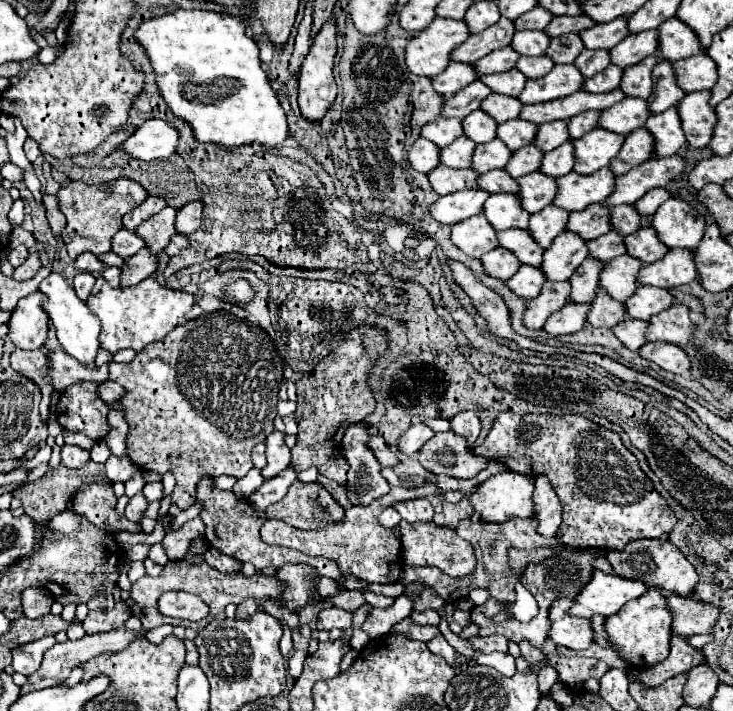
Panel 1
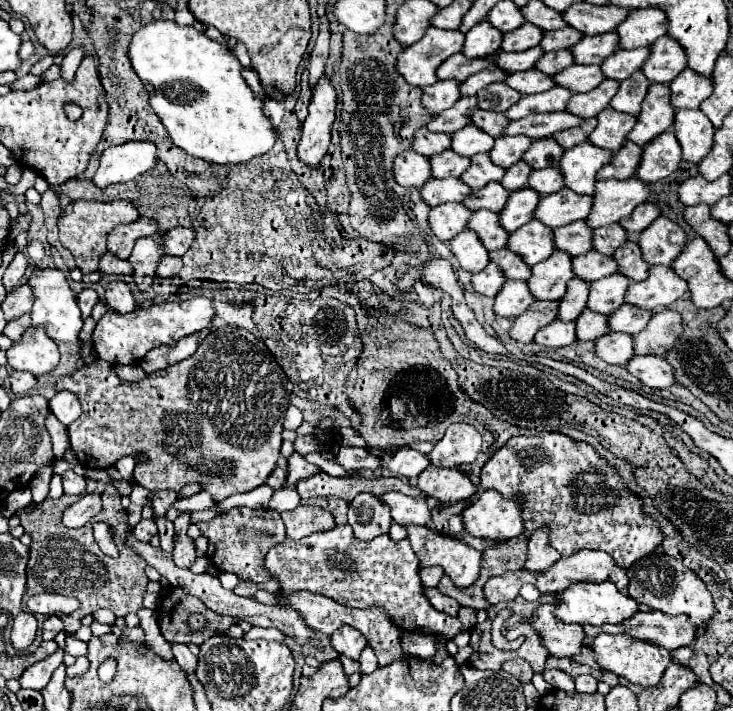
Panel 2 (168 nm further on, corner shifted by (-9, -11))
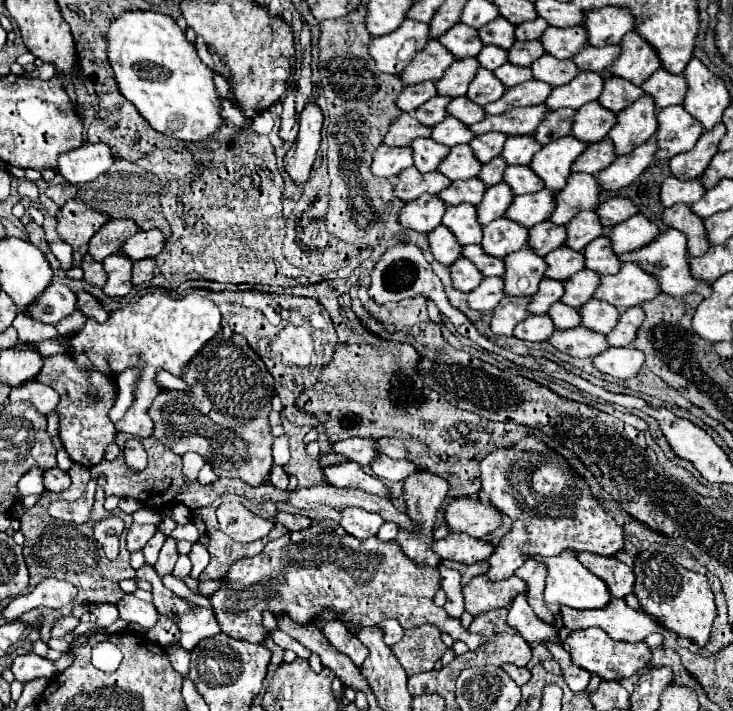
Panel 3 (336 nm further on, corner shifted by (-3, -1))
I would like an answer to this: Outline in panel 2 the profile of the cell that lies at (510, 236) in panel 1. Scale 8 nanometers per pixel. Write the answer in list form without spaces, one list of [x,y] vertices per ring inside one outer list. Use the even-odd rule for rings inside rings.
[[[499,249],[499,251],[491,251],[491,261],[499,265],[499,269],[503,271],[505,279],[515,279],[515,281],[527,281],[531,277],[531,267],[525,265],[525,261],[511,253],[509,249]]]

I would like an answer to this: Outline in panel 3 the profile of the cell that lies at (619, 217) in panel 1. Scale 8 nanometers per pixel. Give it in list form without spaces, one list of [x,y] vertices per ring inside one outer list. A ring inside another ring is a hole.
[[[595,211],[579,213],[567,225],[567,229],[569,229],[569,241],[565,245],[575,249],[575,251],[585,249],[585,245],[589,245],[593,239],[603,235],[603,225],[601,225],[601,219],[599,219],[599,215]]]

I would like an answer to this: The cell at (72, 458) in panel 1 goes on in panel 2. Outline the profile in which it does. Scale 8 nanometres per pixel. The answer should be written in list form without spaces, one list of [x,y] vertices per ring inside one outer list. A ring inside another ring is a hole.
[[[65,471],[61,479],[63,479],[65,495],[79,495],[79,493],[85,491],[85,477],[75,475],[73,471]]]

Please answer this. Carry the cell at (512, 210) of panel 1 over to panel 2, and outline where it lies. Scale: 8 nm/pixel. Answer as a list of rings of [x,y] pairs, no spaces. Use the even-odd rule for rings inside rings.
[[[475,211],[467,223],[467,229],[479,235],[479,241],[483,241],[483,247],[487,247],[487,251],[505,247],[507,235],[509,235],[503,227],[499,227],[497,213],[491,213],[491,211]]]

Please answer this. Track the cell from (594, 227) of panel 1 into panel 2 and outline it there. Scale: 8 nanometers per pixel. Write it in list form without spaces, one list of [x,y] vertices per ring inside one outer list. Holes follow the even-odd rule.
[[[575,221],[569,223],[567,227],[559,227],[553,231],[553,243],[557,249],[567,251],[571,257],[589,253],[591,247],[591,235],[593,229],[587,227],[585,221]]]

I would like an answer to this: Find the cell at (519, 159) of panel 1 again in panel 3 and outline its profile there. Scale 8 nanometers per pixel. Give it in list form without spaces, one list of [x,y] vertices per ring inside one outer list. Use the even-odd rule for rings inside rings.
[[[499,155],[499,157],[495,157],[493,161],[489,161],[489,163],[483,165],[479,177],[481,177],[481,181],[485,181],[485,185],[491,187],[491,185],[497,185],[497,183],[503,181],[505,169],[507,169],[507,161]]]

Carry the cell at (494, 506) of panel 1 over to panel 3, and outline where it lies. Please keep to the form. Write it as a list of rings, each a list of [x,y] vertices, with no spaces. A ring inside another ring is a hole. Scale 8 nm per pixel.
[[[459,497],[447,505],[445,521],[451,531],[461,531],[481,539],[501,527],[503,513],[489,501],[485,503],[475,497]]]

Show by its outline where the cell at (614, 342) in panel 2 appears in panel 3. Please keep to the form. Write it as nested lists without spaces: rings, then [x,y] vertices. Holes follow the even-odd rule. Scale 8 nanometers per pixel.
[[[585,327],[557,331],[549,339],[549,343],[553,347],[557,347],[559,351],[569,353],[573,357],[591,357],[591,359],[609,349],[605,333],[597,333],[597,331],[585,329]]]

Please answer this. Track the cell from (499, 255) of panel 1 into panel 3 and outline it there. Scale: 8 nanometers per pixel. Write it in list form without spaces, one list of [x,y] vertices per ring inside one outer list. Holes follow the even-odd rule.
[[[461,257],[451,265],[451,279],[455,289],[469,293],[483,281],[483,275],[473,261],[469,261],[467,257]]]

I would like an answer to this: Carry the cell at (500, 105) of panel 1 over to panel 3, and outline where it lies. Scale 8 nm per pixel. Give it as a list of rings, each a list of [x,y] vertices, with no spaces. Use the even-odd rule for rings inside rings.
[[[457,97],[449,103],[449,115],[461,119],[465,125],[473,125],[485,119],[485,109],[467,97]]]

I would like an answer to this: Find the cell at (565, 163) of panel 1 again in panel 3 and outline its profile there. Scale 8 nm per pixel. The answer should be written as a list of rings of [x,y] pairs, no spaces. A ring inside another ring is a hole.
[[[511,165],[511,167],[507,167],[505,183],[511,185],[515,195],[537,193],[545,187],[541,177],[537,177],[537,173],[529,165]]]

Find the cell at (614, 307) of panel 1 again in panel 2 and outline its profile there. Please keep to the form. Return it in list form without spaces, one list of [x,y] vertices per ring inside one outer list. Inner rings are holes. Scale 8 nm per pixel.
[[[589,309],[581,311],[579,319],[575,319],[575,335],[579,341],[595,341],[607,333],[607,329],[607,317]]]

